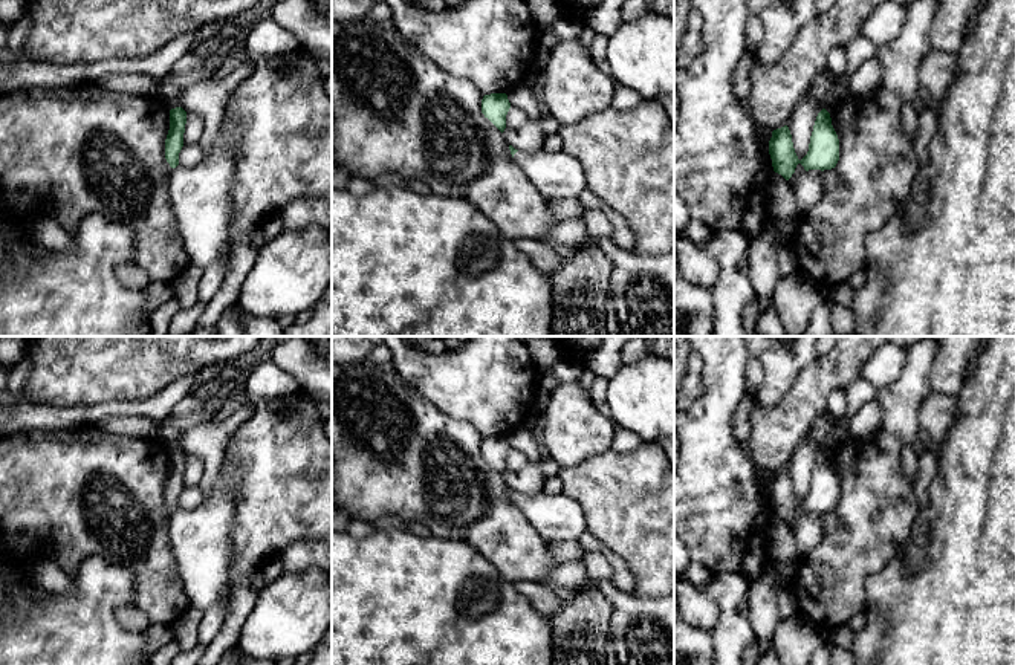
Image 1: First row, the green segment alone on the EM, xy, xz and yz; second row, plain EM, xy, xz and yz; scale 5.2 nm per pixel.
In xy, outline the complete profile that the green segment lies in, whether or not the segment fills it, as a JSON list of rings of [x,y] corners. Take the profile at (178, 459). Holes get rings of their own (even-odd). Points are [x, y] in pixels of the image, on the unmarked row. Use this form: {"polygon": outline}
{"polygon": [[[226,446],[212,492],[191,511],[179,508],[185,466],[186,454],[171,451],[165,482],[165,501],[173,511],[170,541],[190,605],[206,610],[225,602],[226,615],[232,595],[231,529],[240,483],[238,462]]]}

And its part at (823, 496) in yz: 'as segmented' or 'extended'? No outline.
as segmented

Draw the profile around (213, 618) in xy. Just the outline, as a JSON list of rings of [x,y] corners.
[[[225,602],[203,610],[202,622],[197,627],[197,644],[208,645],[220,631],[225,621]]]

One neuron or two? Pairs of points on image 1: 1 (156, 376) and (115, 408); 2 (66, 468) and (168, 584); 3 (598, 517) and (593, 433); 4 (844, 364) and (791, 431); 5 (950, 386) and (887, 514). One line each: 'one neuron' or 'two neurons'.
1: two neurons
2: one neuron
3: two neurons
4: one neuron
5: two neurons

